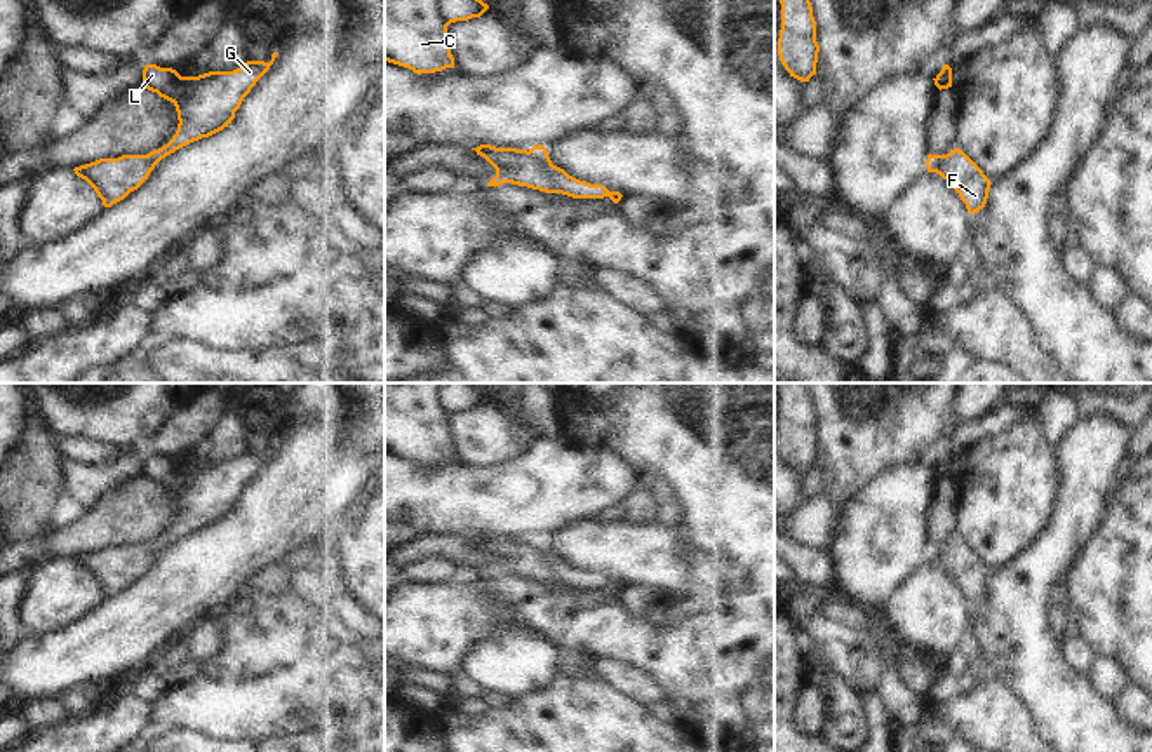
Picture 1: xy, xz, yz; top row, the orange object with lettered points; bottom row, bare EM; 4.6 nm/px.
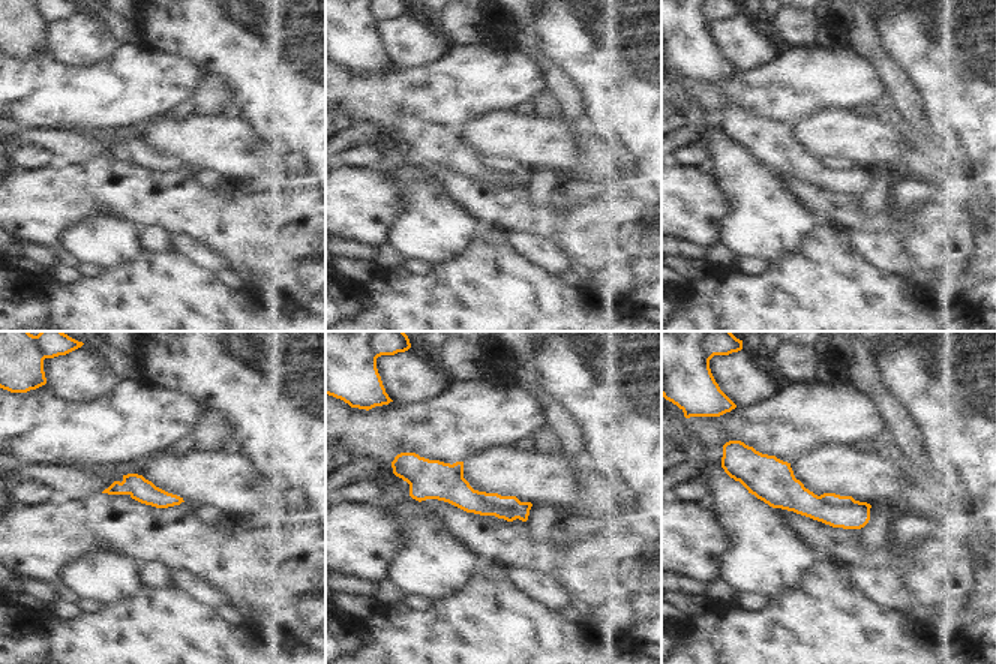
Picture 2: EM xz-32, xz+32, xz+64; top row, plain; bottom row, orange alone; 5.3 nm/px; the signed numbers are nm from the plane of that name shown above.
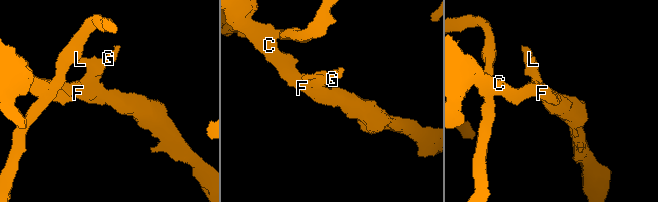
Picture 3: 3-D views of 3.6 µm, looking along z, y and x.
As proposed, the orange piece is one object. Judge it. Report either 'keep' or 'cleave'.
cleave

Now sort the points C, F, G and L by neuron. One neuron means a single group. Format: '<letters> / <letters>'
C F / G L

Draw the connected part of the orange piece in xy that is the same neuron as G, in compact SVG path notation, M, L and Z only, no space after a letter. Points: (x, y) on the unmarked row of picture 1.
M278 442L271 444L271 451L247 451L242 458L233 461L209 461L198 467L181 467L172 458L160 458L157 454L146 454L143 460L143 477L157 482L160 487L171 491L177 501L177 520L172 529L158 540L146 545L151 555L157 555L162 548L176 540L209 527L231 514L235 501L240 498L244 487L251 482L256 472L270 460Z

